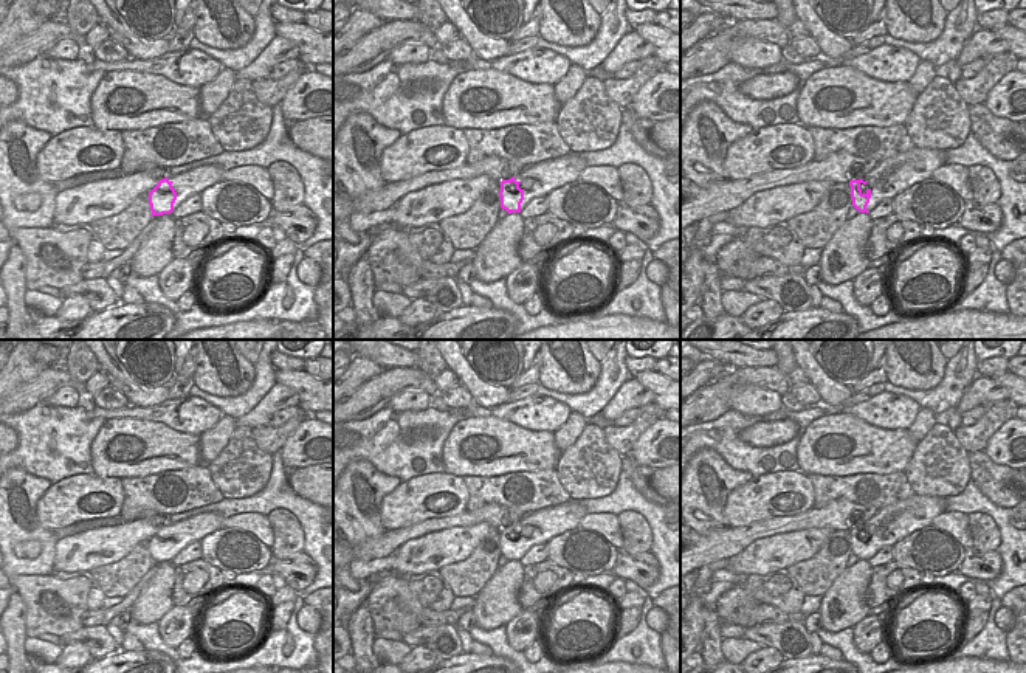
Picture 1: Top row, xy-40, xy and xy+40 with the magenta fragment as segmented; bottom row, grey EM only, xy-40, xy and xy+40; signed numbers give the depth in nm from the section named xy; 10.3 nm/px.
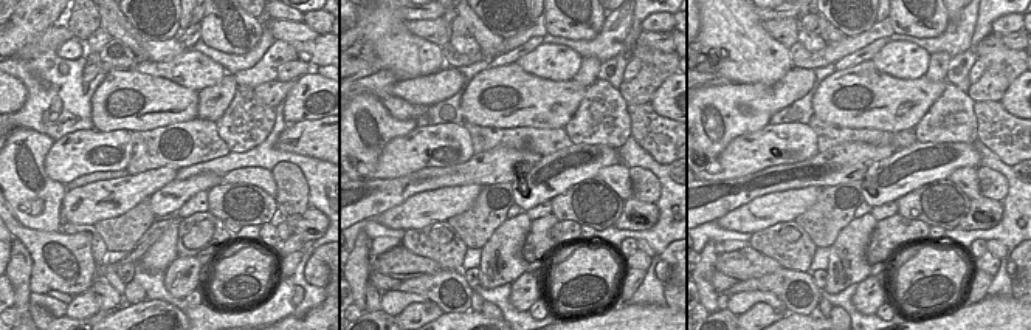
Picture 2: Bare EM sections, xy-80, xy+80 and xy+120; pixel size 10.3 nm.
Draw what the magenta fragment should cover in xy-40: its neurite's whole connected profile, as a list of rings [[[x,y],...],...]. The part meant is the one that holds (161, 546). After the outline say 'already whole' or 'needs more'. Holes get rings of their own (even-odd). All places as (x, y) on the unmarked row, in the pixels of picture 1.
[[[200,513],[188,519],[166,524],[149,540],[153,563],[170,561],[188,544],[201,541],[206,535],[225,529],[220,513]]] | needs more

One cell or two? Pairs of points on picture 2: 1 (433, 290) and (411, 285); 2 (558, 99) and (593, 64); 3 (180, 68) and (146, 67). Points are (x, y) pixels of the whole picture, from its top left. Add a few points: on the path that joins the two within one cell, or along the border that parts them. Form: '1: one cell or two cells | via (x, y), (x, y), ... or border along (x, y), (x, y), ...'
1: one cell | via (428, 285), (416, 285)
2: two cells | border along (571, 79), (585, 89)
3: one cell | via (172, 68), (154, 68)

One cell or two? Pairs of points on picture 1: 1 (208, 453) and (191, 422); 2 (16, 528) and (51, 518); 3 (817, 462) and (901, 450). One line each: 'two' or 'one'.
1: two
2: two
3: one

